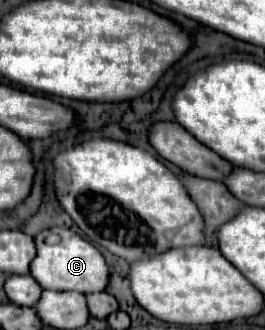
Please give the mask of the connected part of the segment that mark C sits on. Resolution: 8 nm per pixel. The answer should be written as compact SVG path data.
M72 230L58 232L60 240L56 244L46 244L44 238L48 232L40 232L34 236L36 244L36 256L30 262L30 276L42 286L42 288L54 288L54 290L76 290L82 294L100 292L106 288L108 282L108 266L102 258L102 254L84 238L74 234Z

